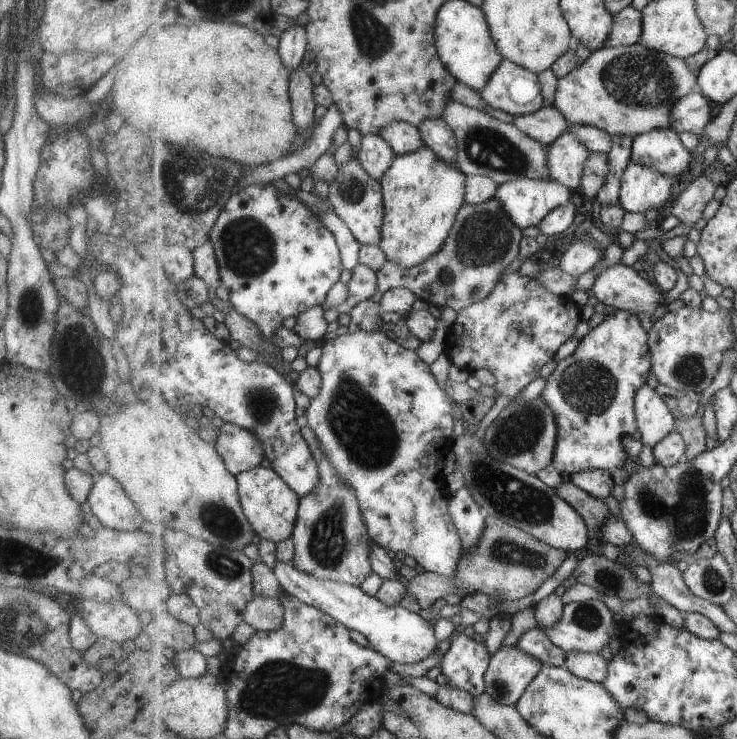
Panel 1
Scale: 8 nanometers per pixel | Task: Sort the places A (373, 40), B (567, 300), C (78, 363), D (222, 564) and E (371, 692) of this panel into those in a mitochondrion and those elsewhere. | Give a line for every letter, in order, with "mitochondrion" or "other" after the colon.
A: mitochondrion
B: other
C: mitochondrion
D: mitochondrion
E: other

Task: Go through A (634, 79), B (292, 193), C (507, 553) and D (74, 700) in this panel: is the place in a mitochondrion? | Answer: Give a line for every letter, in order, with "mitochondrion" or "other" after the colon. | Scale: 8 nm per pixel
A: mitochondrion
B: other
C: mitochondrion
D: other

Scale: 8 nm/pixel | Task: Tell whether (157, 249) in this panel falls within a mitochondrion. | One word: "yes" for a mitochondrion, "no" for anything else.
no

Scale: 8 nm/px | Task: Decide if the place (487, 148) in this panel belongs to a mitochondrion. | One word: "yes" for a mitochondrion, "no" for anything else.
yes

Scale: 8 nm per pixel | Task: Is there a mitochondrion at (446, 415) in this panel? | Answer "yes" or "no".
no

